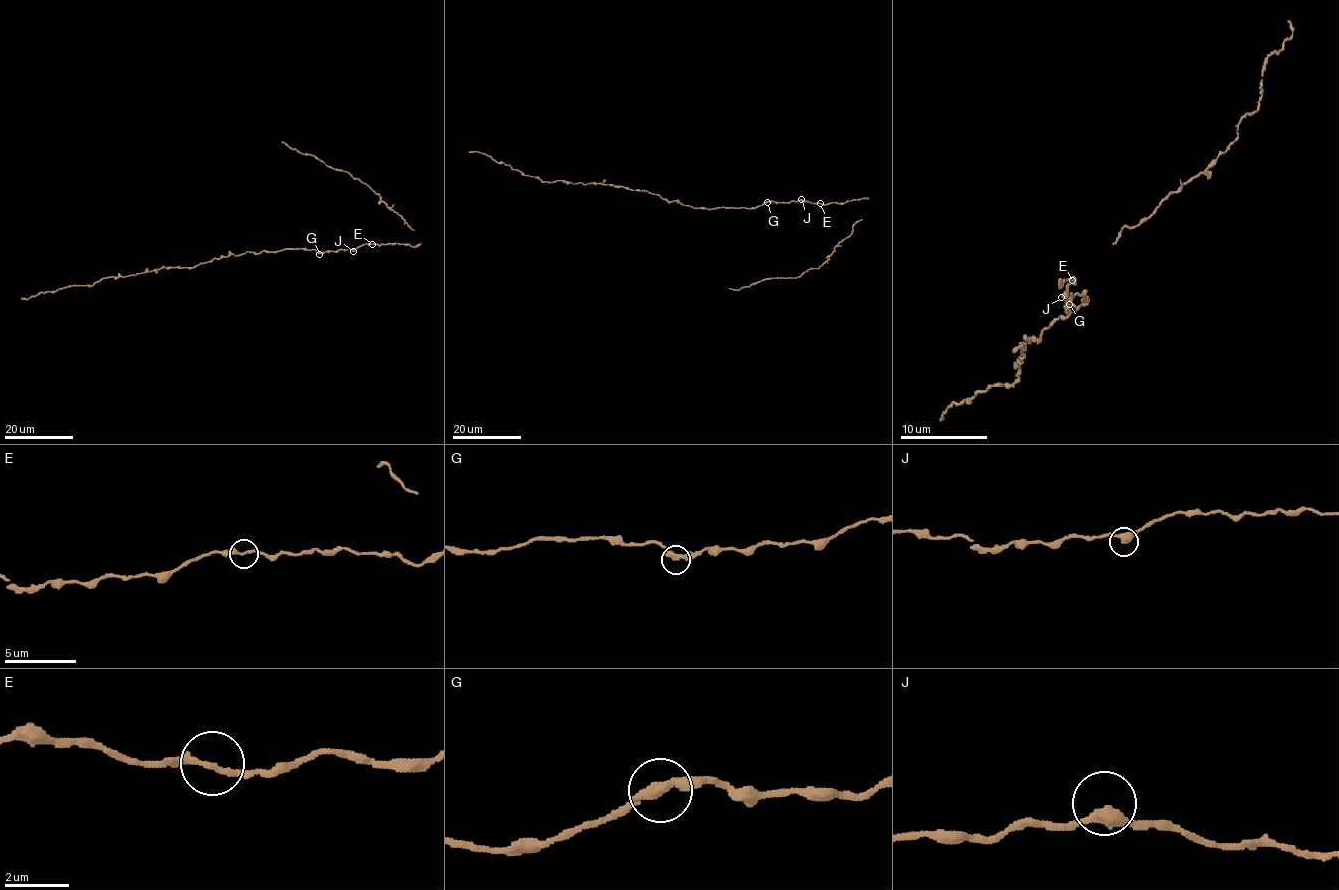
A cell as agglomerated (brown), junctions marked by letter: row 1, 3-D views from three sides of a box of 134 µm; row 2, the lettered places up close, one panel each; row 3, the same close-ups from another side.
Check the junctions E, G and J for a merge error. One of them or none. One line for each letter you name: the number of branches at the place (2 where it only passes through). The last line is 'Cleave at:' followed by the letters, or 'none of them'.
Cleave at: none of them

